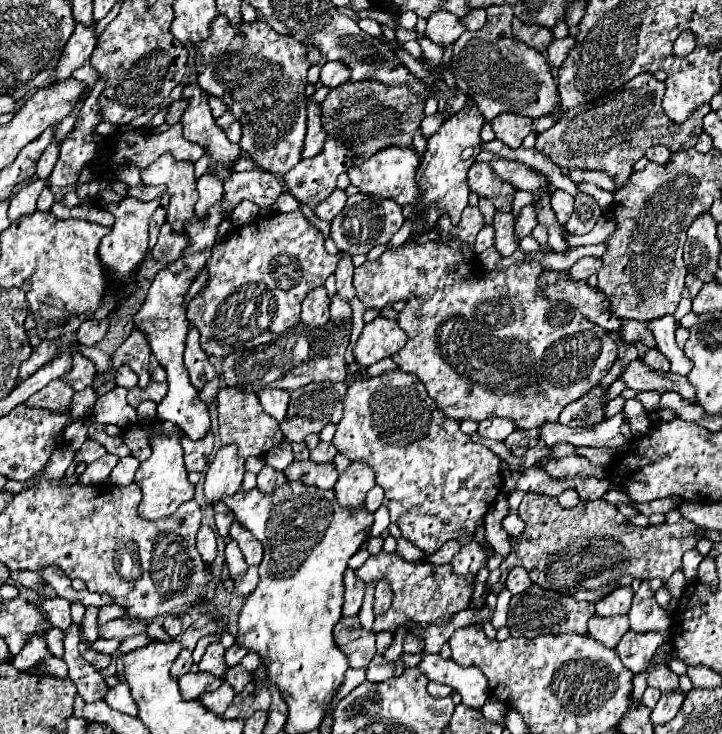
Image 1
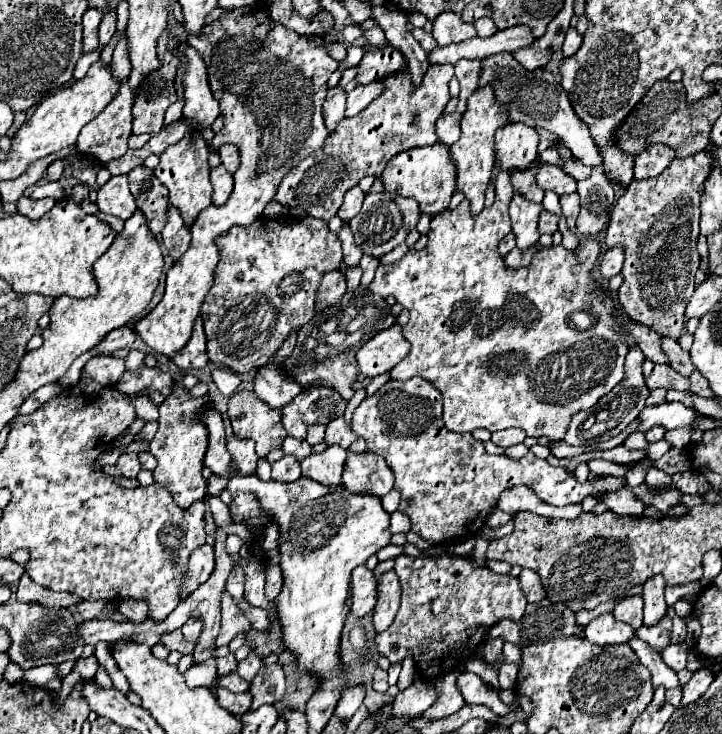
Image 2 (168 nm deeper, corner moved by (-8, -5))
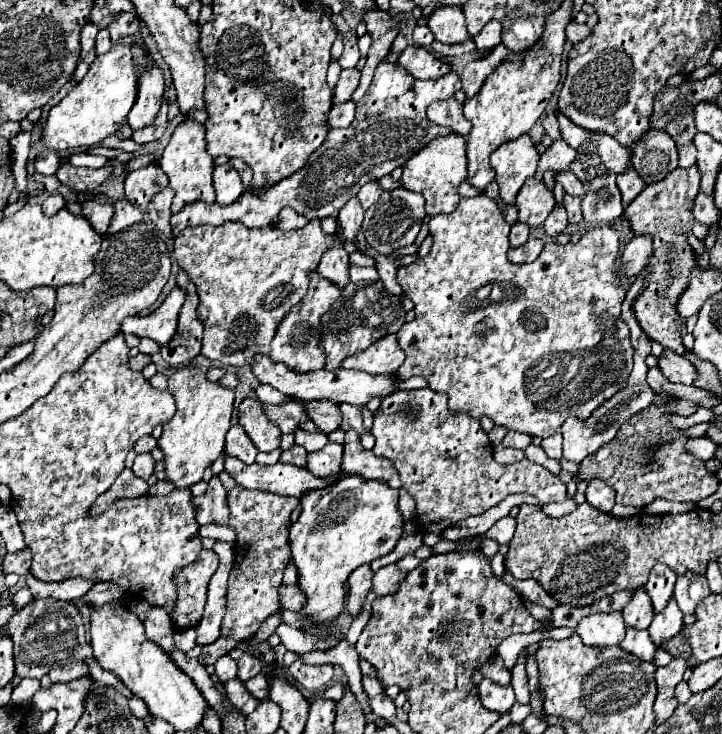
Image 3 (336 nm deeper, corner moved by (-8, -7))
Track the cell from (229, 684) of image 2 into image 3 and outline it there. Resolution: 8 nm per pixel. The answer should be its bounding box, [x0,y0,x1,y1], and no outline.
[244,673,268,701]

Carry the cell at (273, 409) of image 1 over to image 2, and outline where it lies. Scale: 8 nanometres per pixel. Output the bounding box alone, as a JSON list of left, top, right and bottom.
[254,333,302,411]

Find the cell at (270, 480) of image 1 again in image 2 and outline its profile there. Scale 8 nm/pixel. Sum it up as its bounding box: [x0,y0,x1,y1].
[272,455,300,483]

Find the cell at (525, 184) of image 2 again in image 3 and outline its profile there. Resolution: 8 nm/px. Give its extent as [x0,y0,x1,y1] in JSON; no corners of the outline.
[536,139,576,179]

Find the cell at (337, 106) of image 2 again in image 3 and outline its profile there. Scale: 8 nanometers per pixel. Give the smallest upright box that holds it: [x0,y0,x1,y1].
[334,69,360,103]

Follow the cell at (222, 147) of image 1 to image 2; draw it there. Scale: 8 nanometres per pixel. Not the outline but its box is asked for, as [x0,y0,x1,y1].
[184,47,220,129]

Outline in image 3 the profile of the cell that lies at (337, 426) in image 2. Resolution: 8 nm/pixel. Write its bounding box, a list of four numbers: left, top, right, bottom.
[340,403,364,431]

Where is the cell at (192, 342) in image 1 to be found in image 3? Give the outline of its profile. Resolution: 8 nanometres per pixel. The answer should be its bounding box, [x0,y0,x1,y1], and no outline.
[160,271,202,367]

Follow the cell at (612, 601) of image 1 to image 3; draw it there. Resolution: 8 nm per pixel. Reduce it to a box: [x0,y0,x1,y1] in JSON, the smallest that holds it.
[622,587,654,629]

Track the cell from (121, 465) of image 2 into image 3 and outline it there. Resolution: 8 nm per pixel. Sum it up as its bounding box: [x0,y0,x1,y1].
[132,453,156,481]

